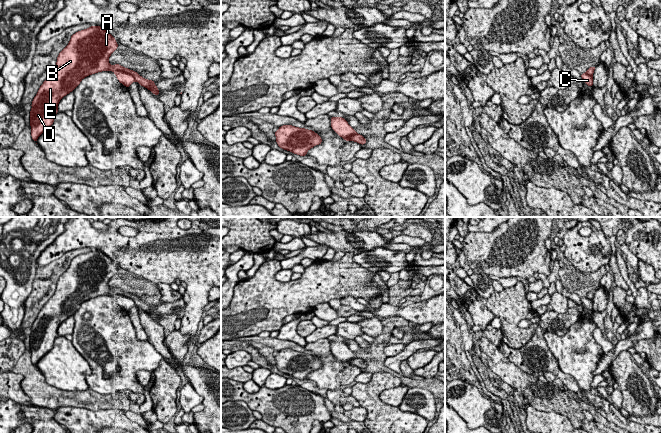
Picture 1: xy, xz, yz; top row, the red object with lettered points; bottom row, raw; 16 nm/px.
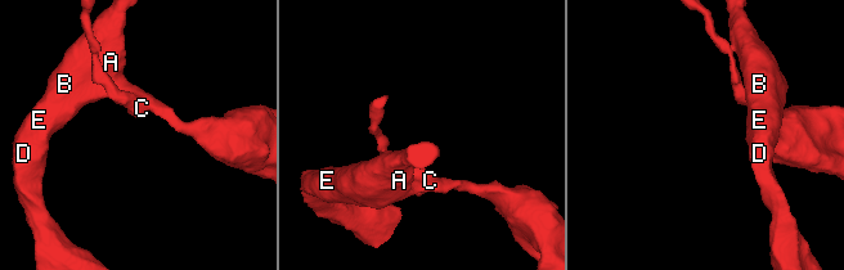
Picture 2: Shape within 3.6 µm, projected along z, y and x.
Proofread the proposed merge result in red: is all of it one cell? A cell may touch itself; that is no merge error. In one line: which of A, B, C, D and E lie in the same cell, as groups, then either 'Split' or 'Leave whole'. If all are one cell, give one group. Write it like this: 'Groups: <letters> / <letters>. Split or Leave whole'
Groups: A B D E / C. Split

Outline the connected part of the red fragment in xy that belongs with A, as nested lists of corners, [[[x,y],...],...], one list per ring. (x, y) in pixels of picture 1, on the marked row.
[[[91,25],[90,28],[76,32],[71,36],[68,45],[59,53],[54,71],[40,86],[36,96],[32,101],[30,111],[31,136],[36,143],[37,138],[49,128],[54,117],[58,113],[59,101],[72,92],[89,75],[102,71],[124,71],[132,74],[141,86],[149,89],[154,95],[159,95],[159,90],[153,80],[148,80],[140,76],[137,72],[122,67],[120,64],[111,65],[108,61],[110,55],[117,49],[118,44],[115,38],[100,26]]]

